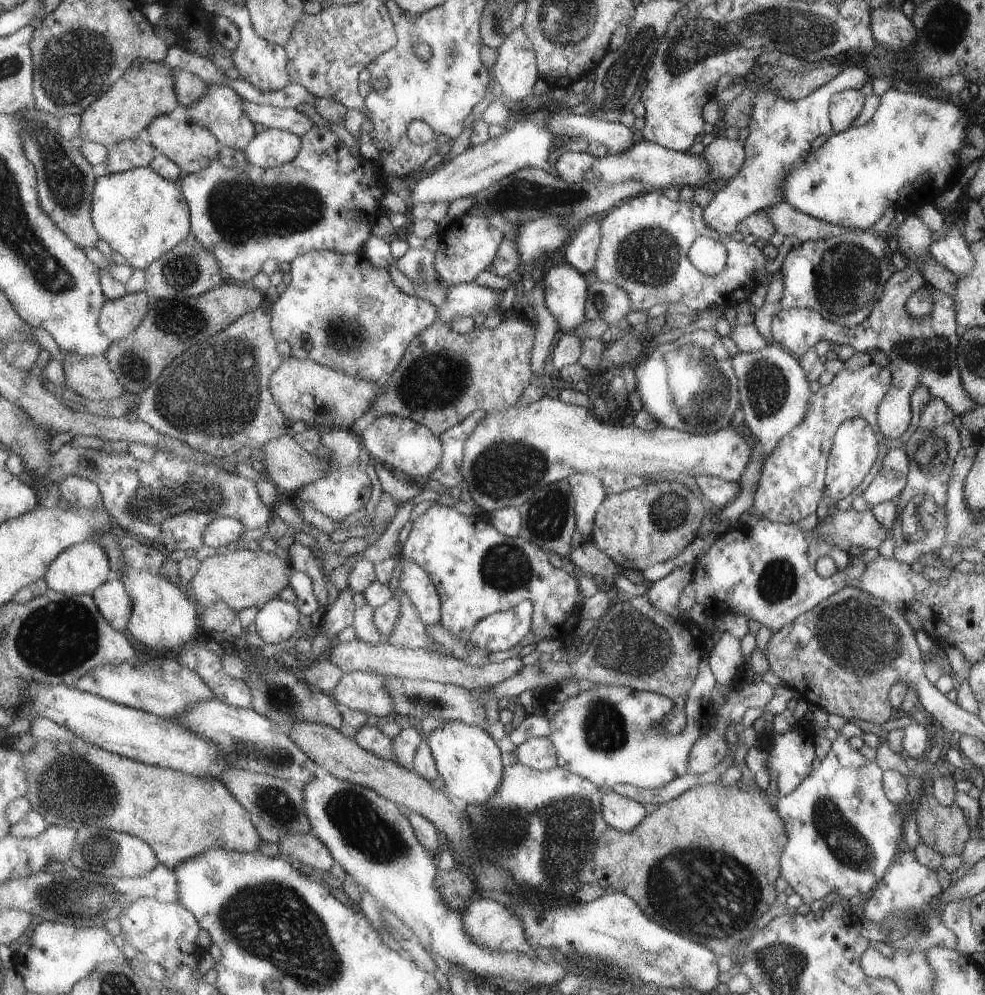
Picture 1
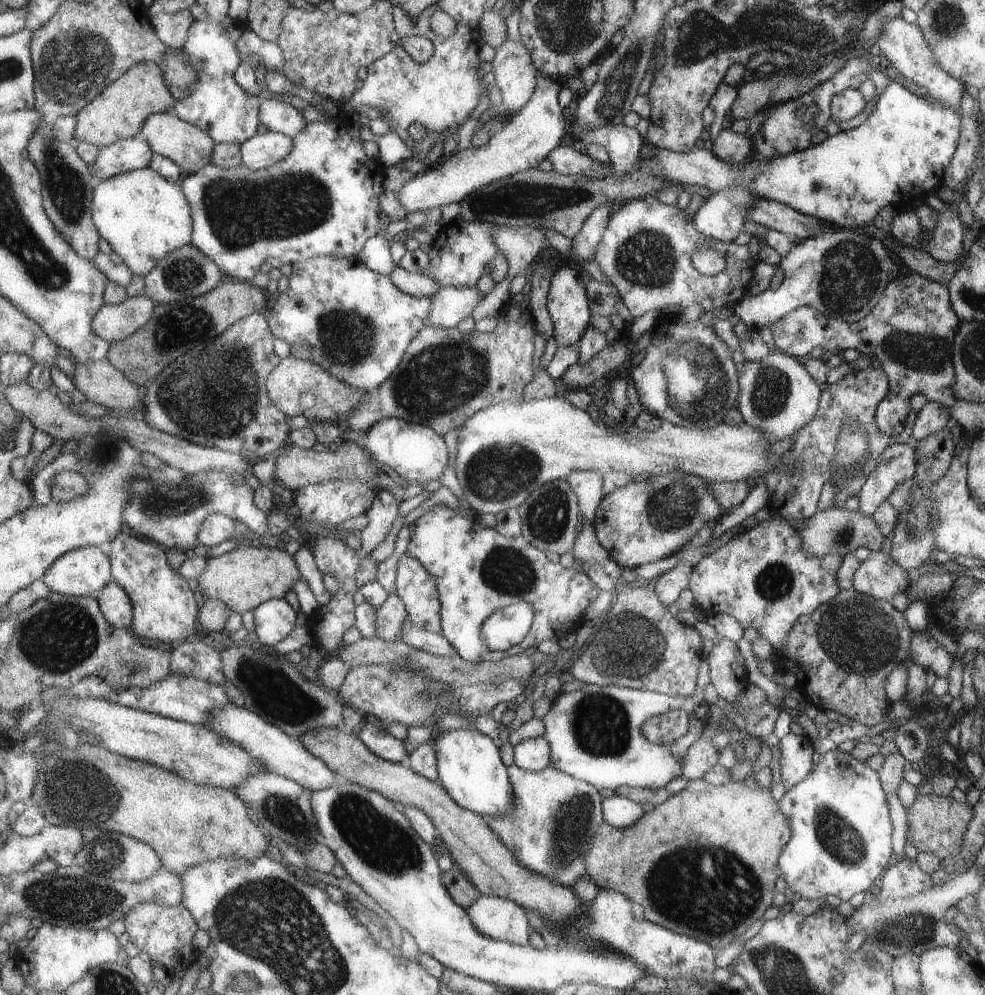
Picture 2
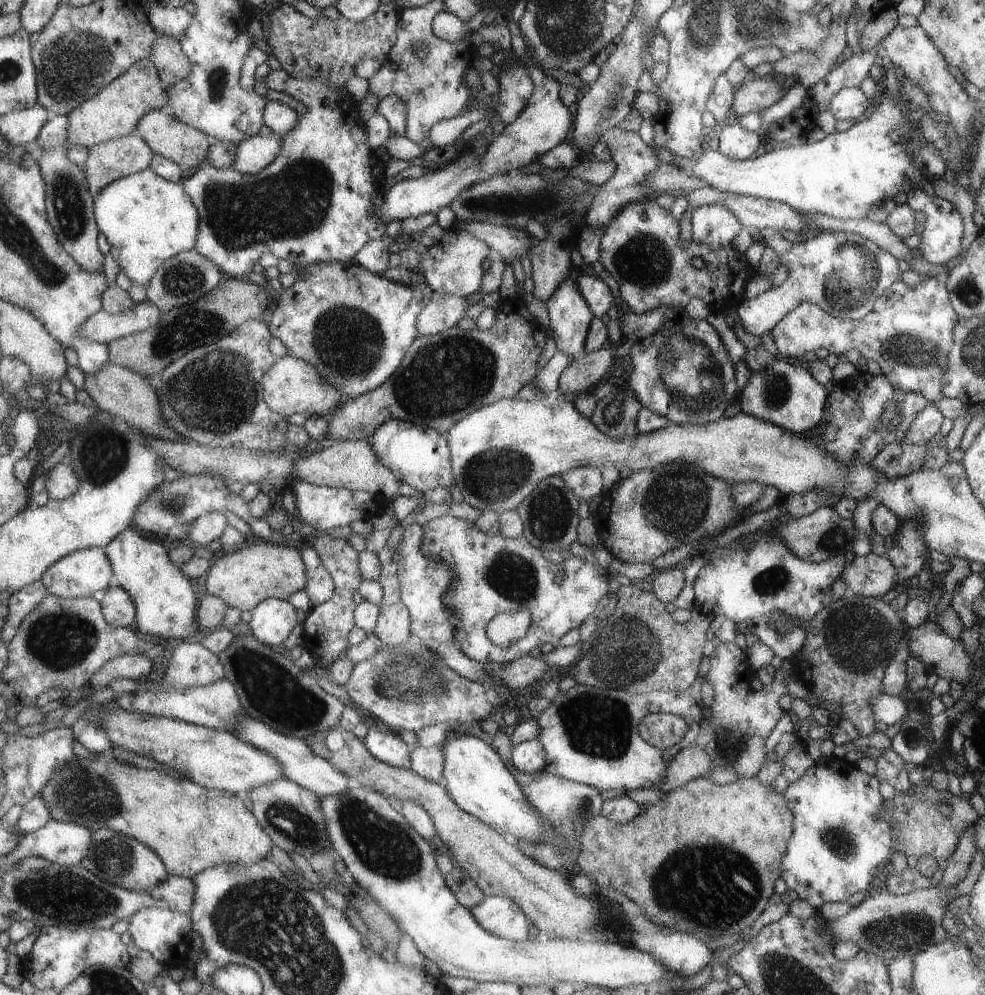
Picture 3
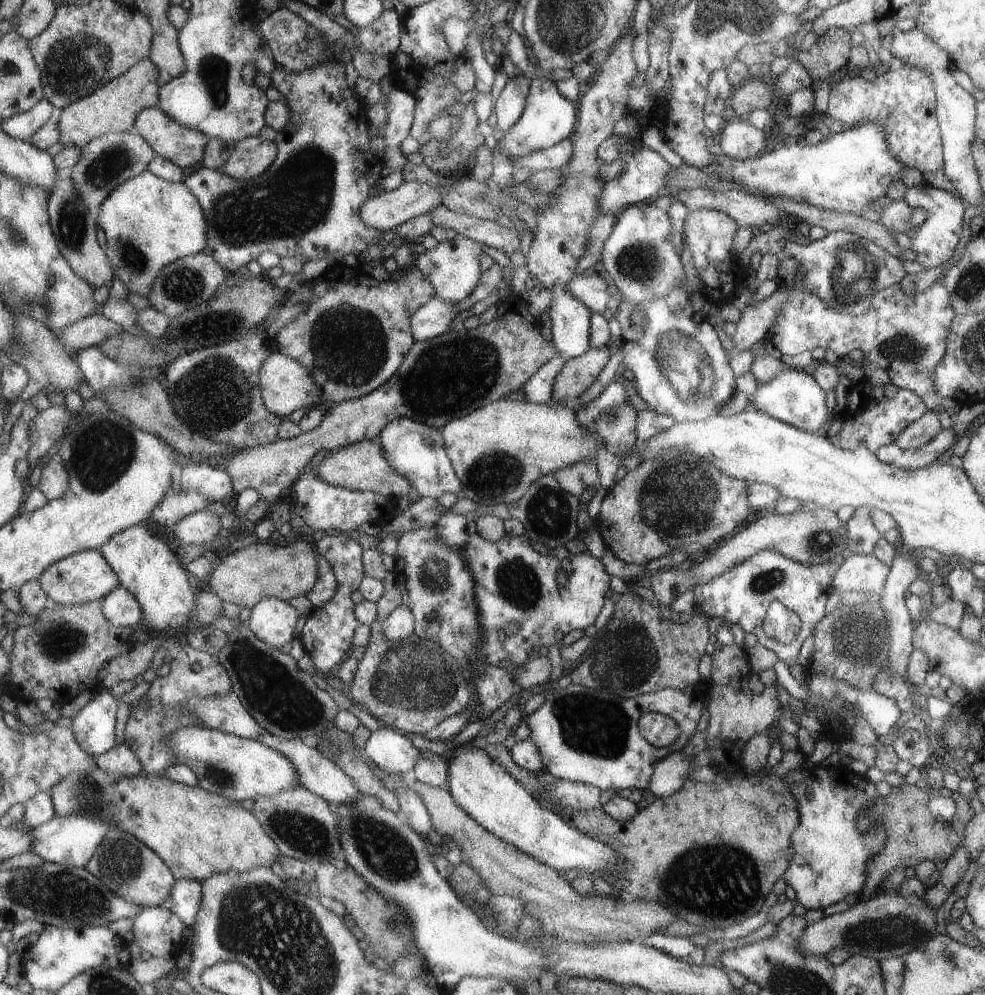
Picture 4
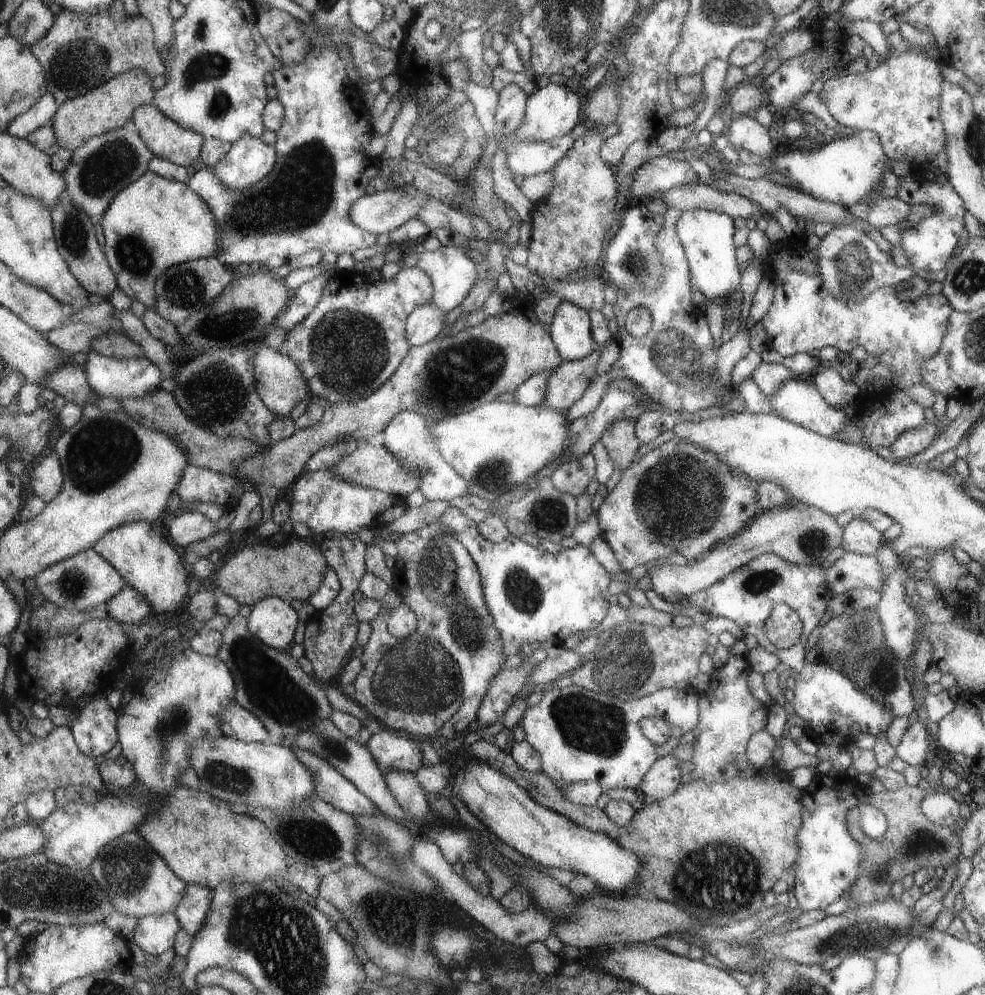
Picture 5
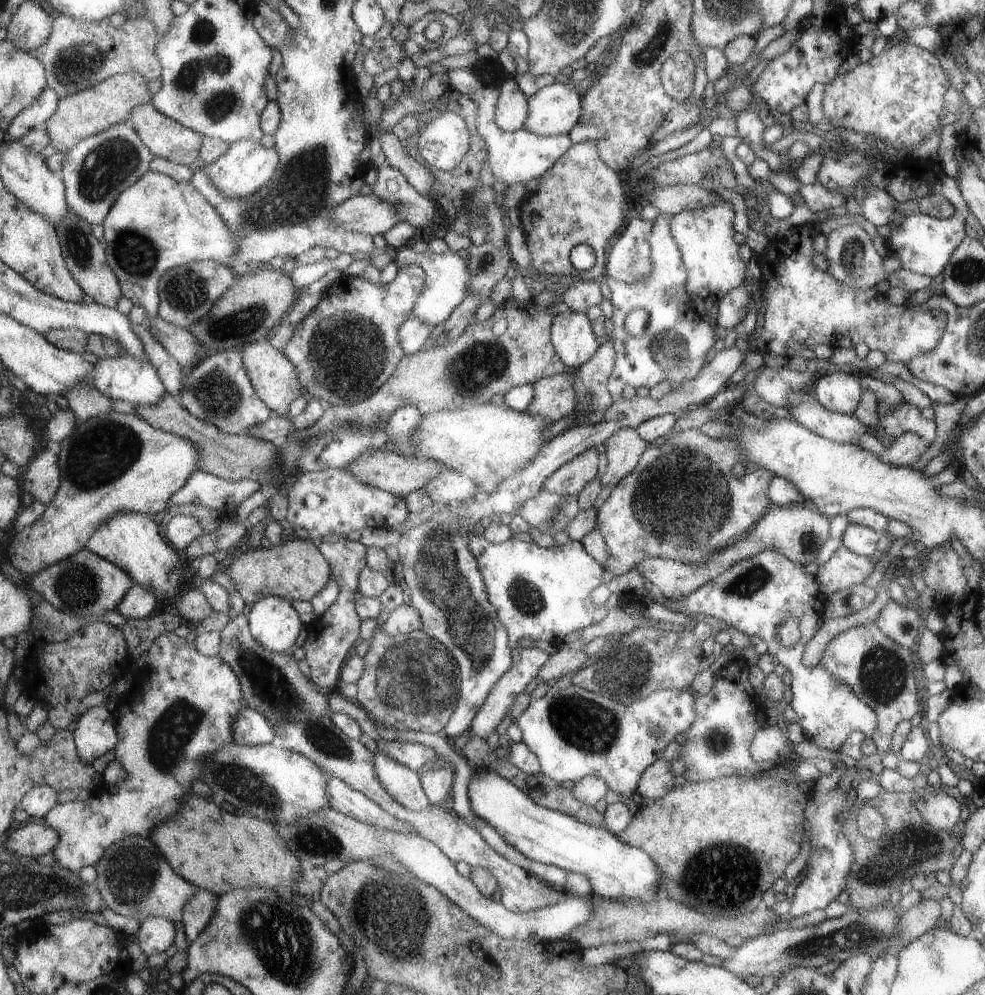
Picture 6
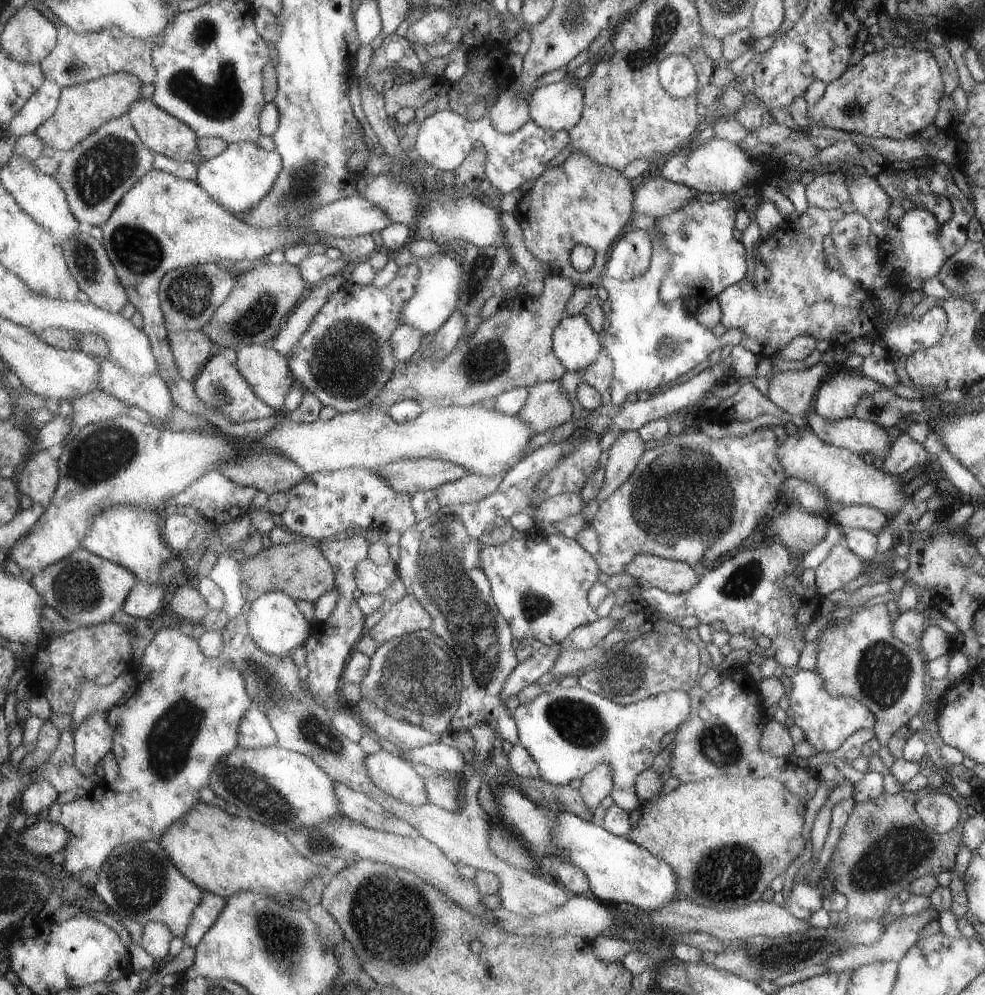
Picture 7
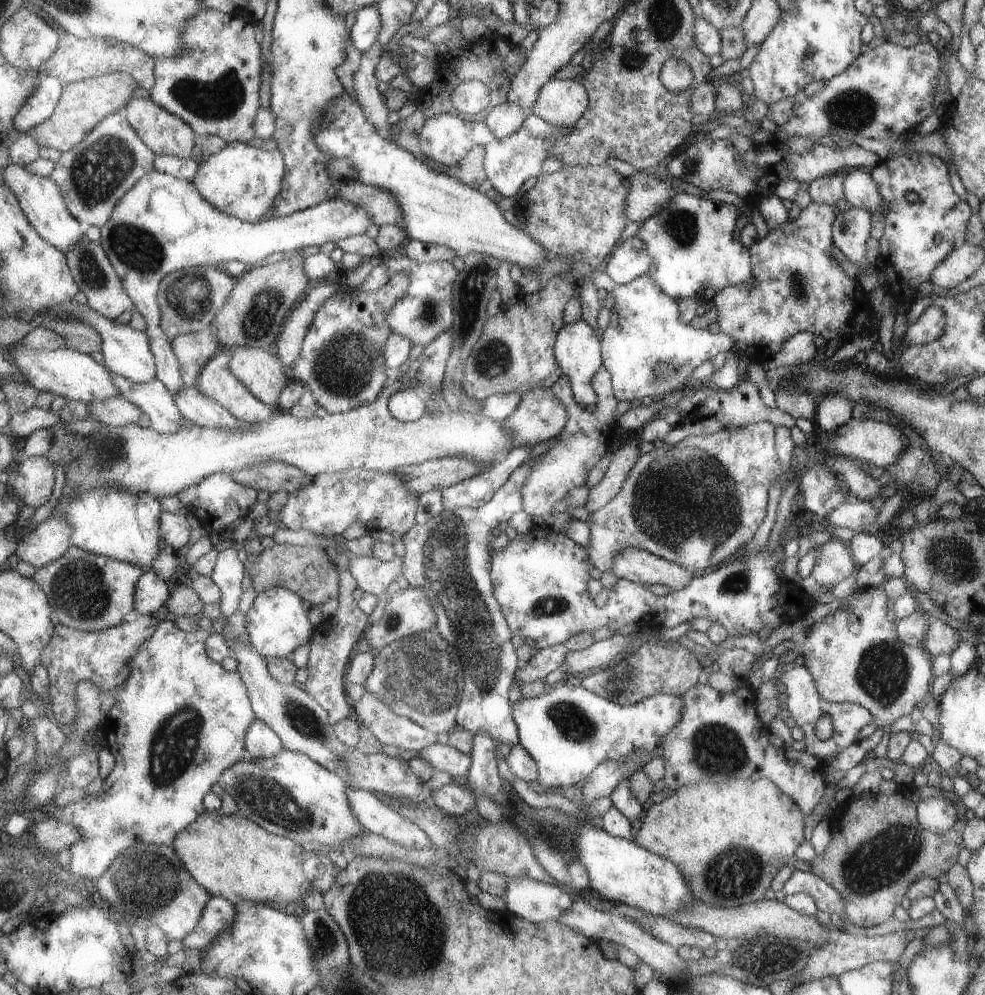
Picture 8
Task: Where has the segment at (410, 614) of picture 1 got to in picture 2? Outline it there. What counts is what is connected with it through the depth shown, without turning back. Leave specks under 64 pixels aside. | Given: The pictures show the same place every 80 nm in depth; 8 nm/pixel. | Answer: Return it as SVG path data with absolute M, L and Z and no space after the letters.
M406 620L405 629L402 630L402 637L399 641L407 643L434 655L452 657L458 654L457 649L442 634L435 634L420 628L417 628L410 620Z

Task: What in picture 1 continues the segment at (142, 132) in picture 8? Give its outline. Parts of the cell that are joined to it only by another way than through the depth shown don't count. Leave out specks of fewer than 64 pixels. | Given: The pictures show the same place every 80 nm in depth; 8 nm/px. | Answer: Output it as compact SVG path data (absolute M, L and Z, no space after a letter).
M168 115L156 118L147 128L151 144L159 155L168 156L175 161L183 172L183 178L189 173L199 173L219 158L223 146L212 130L189 120L176 121Z

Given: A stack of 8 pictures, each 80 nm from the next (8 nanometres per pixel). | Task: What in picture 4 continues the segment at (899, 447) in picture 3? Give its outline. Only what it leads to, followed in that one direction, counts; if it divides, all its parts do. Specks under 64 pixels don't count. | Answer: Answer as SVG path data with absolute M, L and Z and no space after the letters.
M951 426L940 430L931 440L914 449L902 449L895 443L880 446L875 456L879 462L887 463L898 469L913 470L930 465L937 458L944 456L945 452L955 443L959 434Z

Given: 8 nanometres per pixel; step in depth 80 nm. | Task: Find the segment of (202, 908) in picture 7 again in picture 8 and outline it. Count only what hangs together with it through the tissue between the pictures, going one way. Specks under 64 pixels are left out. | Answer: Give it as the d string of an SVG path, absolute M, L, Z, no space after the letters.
M211 896L195 928L183 939L185 947L201 952L234 917L234 904L224 896Z

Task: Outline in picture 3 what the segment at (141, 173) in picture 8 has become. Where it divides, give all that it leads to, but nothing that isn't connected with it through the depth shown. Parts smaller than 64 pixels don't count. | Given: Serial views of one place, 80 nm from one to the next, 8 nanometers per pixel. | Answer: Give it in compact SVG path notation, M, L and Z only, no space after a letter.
M137 132L93 145L83 166L91 192L96 196L112 182L145 170L155 155Z

